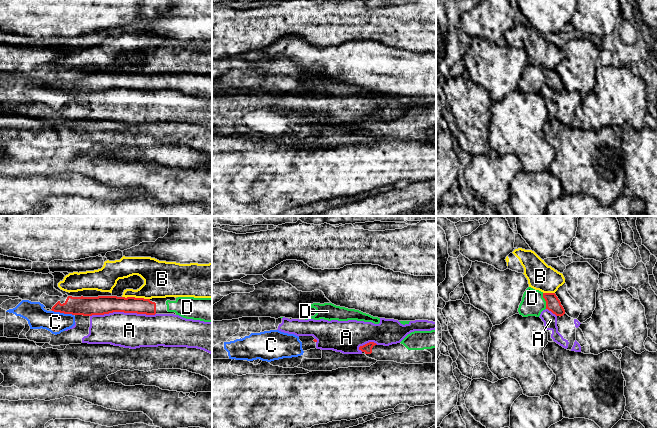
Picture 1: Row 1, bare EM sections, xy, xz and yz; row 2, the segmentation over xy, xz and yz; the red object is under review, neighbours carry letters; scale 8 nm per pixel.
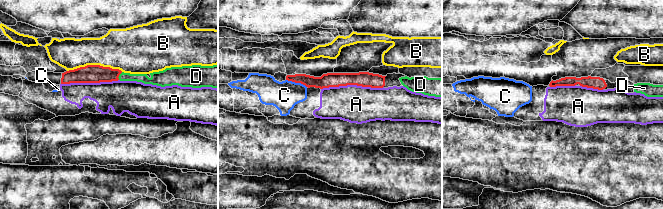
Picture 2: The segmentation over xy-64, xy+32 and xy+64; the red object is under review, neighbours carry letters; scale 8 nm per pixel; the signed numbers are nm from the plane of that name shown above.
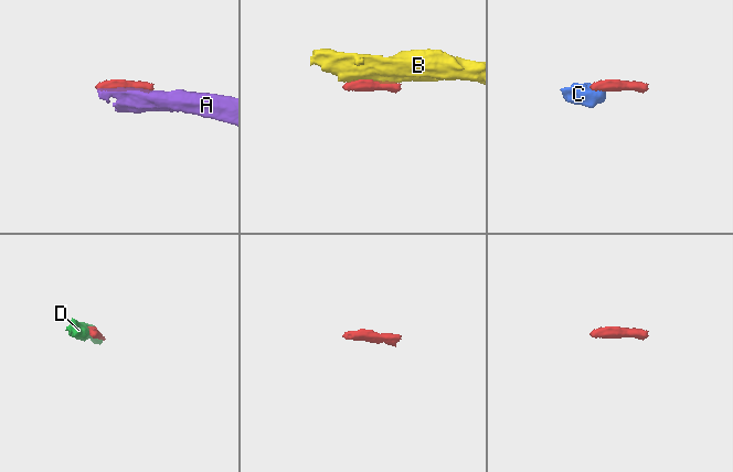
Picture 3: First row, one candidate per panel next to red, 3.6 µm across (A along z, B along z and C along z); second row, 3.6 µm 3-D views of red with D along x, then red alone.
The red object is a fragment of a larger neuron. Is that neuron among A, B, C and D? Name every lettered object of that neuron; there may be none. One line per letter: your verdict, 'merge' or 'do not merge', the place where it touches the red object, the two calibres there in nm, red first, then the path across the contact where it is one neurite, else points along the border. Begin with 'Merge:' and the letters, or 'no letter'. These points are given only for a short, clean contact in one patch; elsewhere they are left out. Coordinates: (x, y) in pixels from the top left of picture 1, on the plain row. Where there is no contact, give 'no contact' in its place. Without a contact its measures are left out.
Merge: D
A: do not merge; contact xy (122, 87); calibres 150 and 280 nm
B: do not merge; contact xy (136, 74); calibres 140 and 280 nm
C: do not merge; contact xy (63, 88); calibres 160 and 170 nm; border xy (52, 86), (73, 91)
D: merge; contact yz (545, 76); calibres 120 and 190 nm

